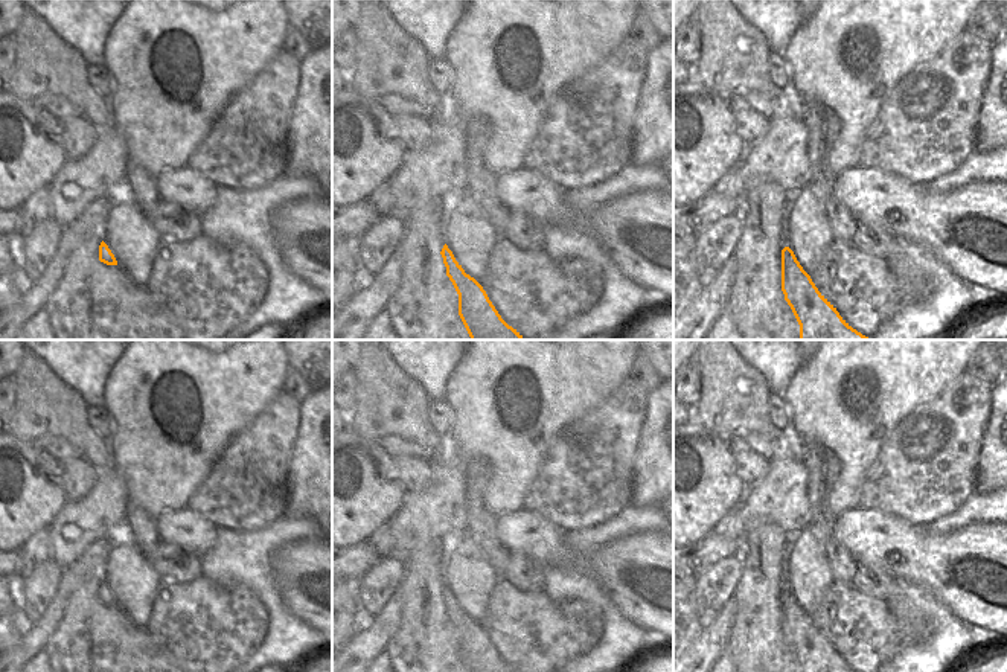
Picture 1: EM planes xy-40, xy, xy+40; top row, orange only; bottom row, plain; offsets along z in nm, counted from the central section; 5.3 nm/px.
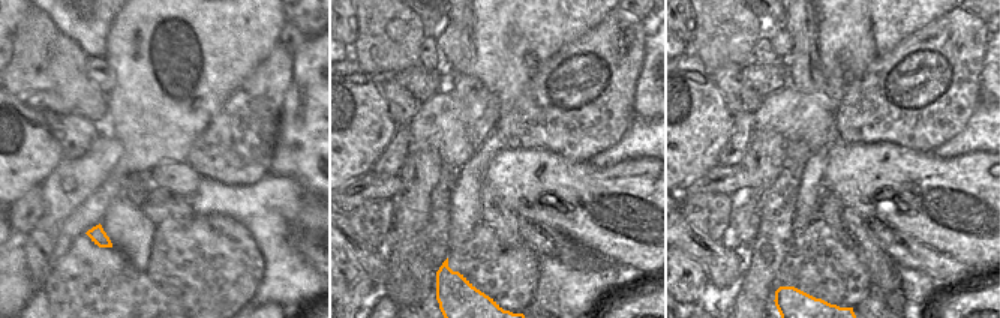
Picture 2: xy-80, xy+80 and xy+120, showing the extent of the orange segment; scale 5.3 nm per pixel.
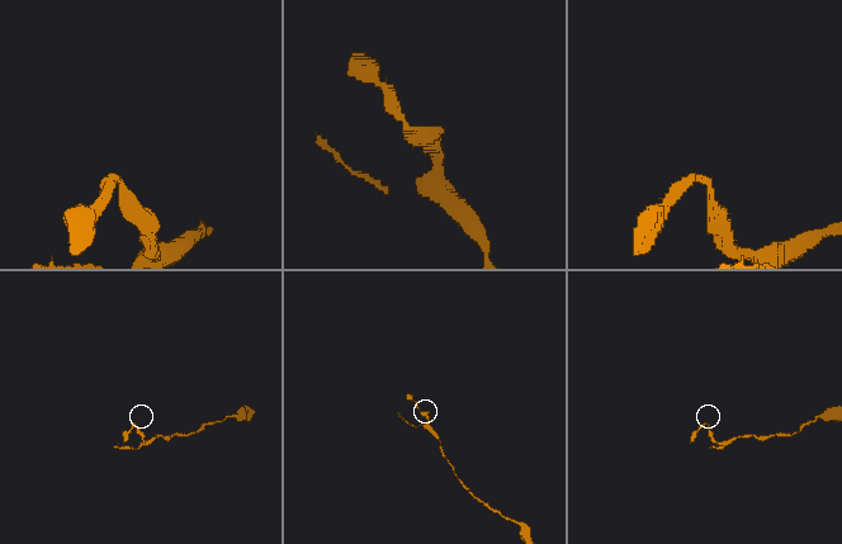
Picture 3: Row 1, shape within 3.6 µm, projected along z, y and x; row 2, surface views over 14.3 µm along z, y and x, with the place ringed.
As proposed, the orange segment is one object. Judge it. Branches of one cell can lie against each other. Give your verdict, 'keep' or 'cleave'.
keep

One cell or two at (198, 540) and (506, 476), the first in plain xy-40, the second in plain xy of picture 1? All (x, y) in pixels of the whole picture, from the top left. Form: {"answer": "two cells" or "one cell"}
{"answer": "two cells"}

